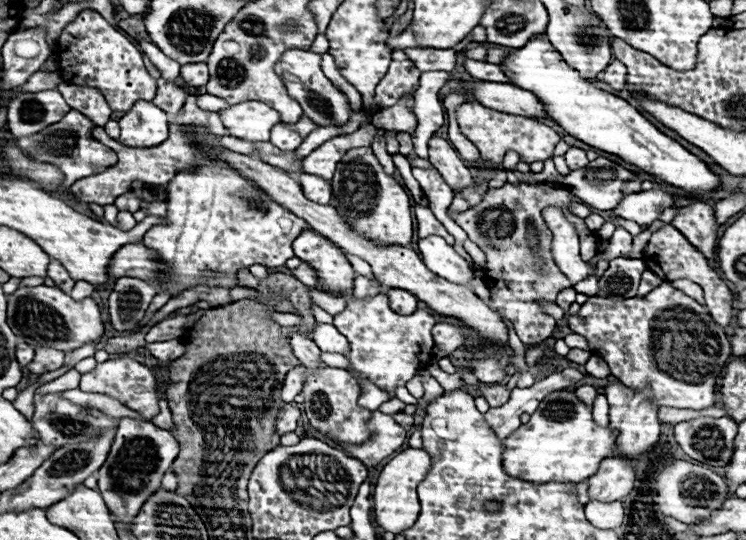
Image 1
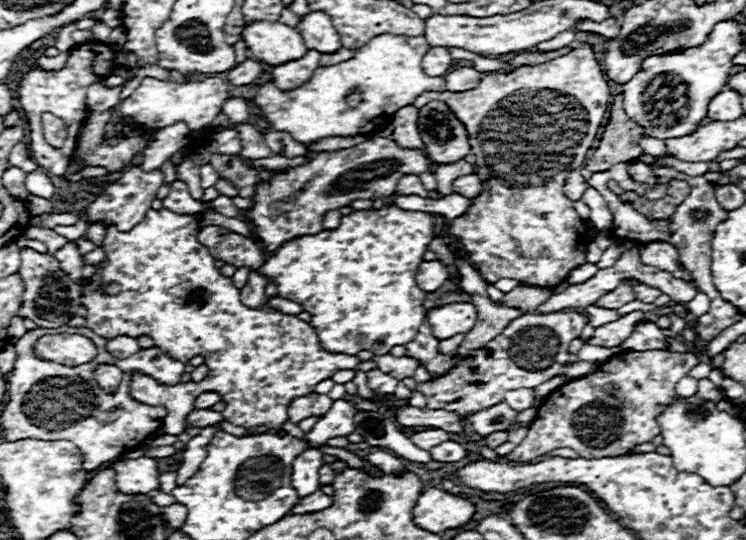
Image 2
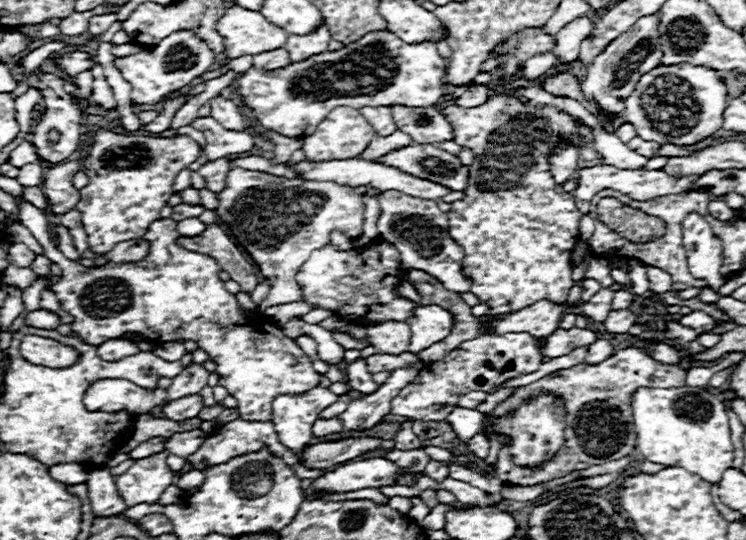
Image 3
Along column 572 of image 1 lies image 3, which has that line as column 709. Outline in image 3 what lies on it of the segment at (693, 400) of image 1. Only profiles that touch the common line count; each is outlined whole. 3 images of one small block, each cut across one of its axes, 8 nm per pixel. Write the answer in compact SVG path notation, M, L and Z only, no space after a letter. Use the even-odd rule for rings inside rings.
M694 310L694 312L686 314L686 316L682 318L682 324L688 326L688 328L694 328L698 334L702 334L702 332L712 332L712 330L718 326L718 322L716 322L710 314L700 312L700 310Z

